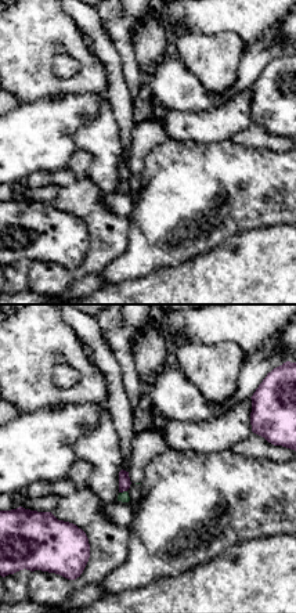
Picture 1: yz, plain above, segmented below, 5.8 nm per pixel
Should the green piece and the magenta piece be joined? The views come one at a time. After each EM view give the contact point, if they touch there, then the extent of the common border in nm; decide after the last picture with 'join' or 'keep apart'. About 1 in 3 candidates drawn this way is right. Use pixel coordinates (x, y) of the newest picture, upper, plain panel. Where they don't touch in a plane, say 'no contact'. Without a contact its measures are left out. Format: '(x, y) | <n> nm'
(123, 181) | 50 nm

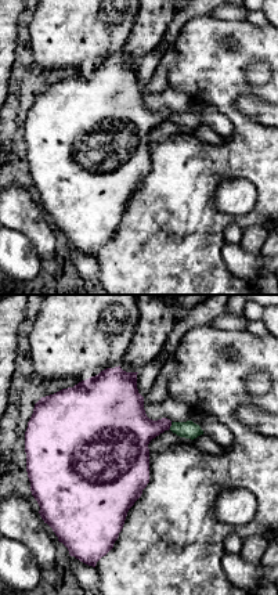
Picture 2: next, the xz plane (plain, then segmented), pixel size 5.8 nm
(172, 115) | 40 nm

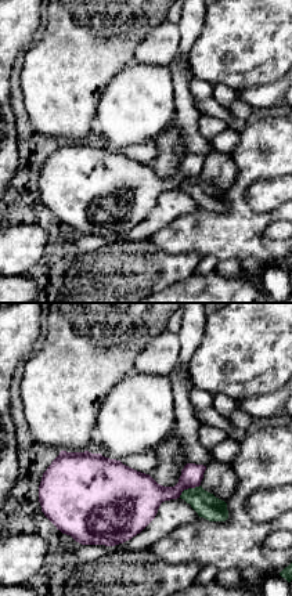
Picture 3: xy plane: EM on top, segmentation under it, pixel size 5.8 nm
(188, 179) | 150 nm

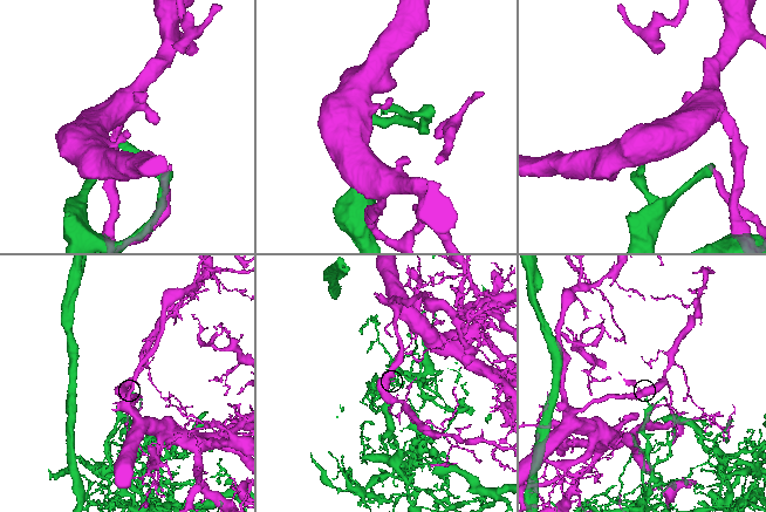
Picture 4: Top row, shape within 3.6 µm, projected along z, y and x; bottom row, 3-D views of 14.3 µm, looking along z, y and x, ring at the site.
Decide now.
keep apart

